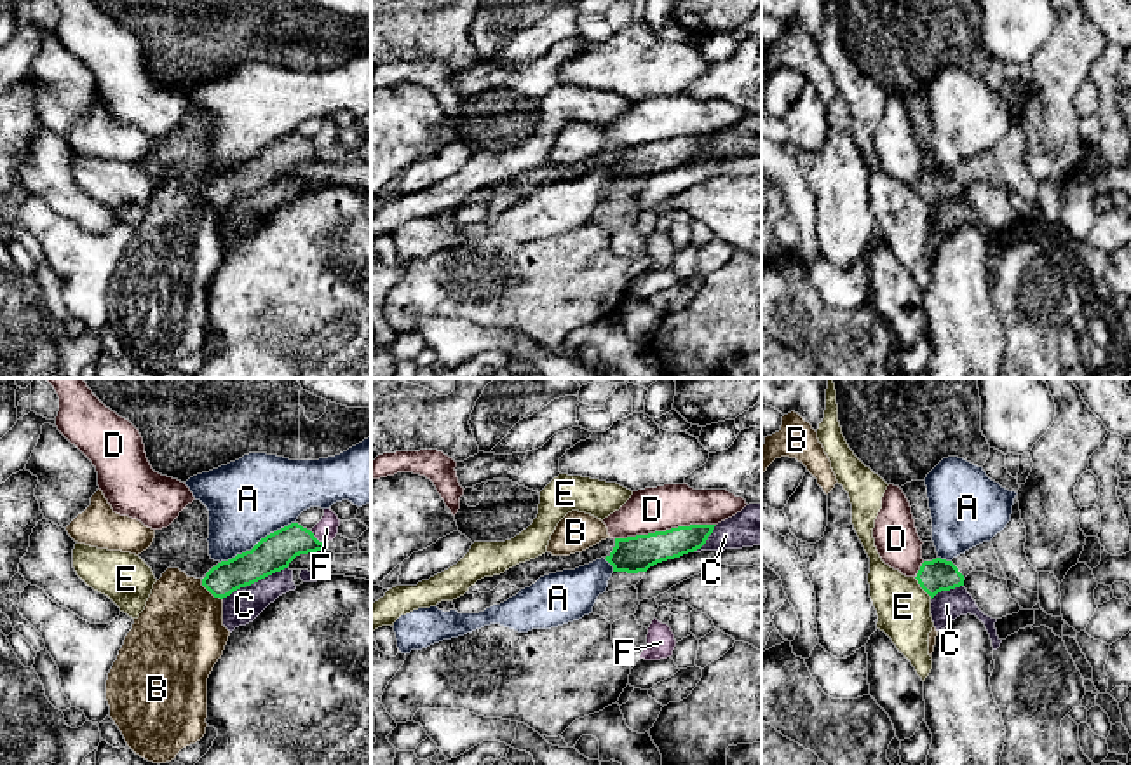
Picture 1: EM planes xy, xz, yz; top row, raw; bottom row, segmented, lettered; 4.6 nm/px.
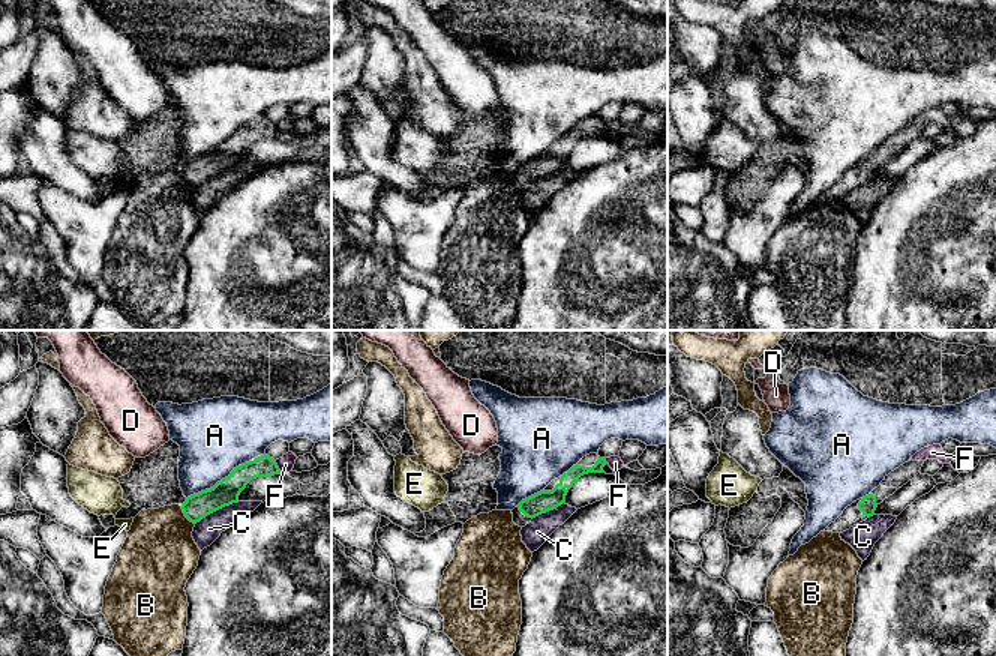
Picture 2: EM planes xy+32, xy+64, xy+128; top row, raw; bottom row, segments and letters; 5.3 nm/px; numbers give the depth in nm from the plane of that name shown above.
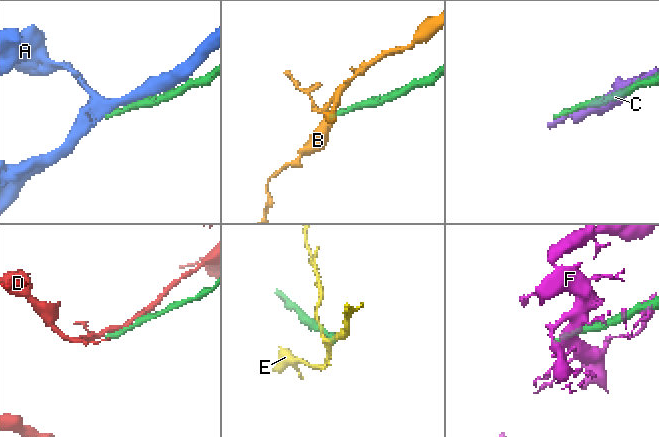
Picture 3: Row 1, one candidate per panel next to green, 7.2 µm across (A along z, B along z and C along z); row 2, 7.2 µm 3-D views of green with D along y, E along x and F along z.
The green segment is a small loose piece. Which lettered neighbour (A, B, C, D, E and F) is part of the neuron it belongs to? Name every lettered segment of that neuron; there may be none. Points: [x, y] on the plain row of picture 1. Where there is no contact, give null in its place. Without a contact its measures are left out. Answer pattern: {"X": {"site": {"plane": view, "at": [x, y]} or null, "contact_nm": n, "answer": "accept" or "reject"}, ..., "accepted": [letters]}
{"A": {"site": {"plane": "xy", "at": [258, 152]}, "contact_nm": 400, "answer": "reject"}, "B": {"site": {"plane": "xy", "at": [209, 201]}, "contact_nm": 140, "answer": "reject"}, "C": {"site": {"plane": "xy", "at": [253, 192]}, "contact_nm": 340, "answer": "reject"}, "D": {"site": {"plane": "xz", "at": [666, 140]}, "contact_nm": 460, "answer": "reject"}, "E": {"site": {"plane": "yz", "at": [921, 196]}, "contact_nm": 130, "answer": "reject"}, "F": {"site": {"plane": "xy", "at": [314, 147]}, "contact_nm": 90, "answer": "reject"}, "accepted": []}

